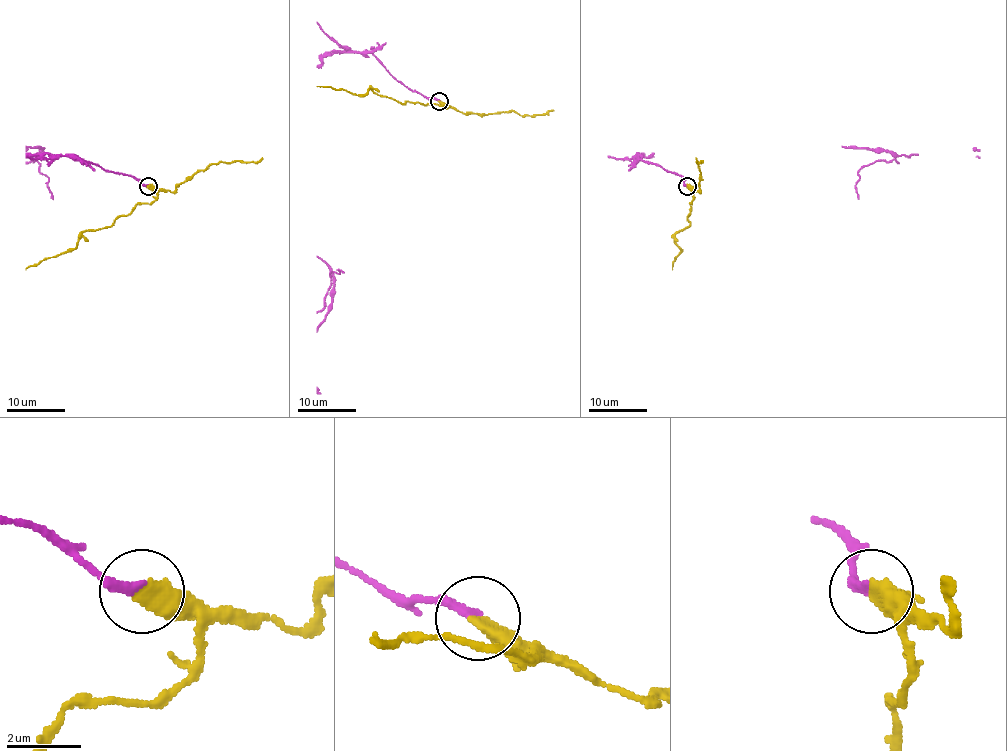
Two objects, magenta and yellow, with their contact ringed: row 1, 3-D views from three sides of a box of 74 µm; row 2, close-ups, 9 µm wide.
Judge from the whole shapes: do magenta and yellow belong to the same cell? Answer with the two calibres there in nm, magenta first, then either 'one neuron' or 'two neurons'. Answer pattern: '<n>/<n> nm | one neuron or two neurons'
240/480 nm | two neurons

